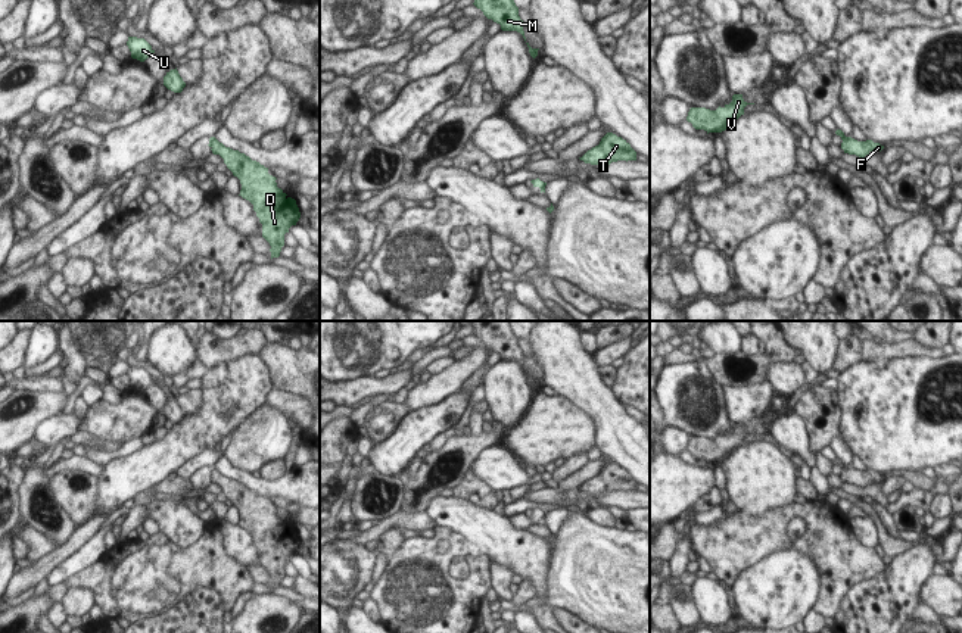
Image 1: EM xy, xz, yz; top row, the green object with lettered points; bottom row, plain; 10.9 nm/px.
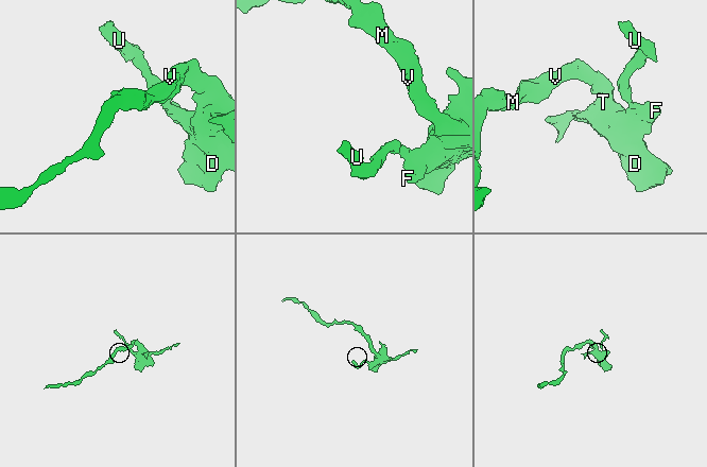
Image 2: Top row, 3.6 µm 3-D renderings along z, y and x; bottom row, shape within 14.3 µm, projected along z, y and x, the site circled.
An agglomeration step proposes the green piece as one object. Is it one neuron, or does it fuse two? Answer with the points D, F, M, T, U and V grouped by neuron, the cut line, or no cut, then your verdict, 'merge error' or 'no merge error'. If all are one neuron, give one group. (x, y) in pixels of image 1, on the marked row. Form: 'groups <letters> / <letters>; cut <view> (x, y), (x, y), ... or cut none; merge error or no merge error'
groups D F M T V / U; cut xy (214, 137), (211, 146); merge error

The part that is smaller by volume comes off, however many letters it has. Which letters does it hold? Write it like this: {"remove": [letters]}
{"remove": ["U"]}

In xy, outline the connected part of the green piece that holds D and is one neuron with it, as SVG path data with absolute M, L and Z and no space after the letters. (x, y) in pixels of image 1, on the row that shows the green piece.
M215 137L211 150L214 155L220 155L233 175L240 180L239 196L253 205L262 224L262 237L271 246L271 259L278 258L284 246L284 234L301 218L296 200L277 187L277 178L268 174L268 168L245 153L225 147Z

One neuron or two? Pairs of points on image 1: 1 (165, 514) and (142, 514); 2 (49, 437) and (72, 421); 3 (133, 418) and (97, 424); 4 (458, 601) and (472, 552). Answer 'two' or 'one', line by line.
1: two
2: one
3: one
4: one

